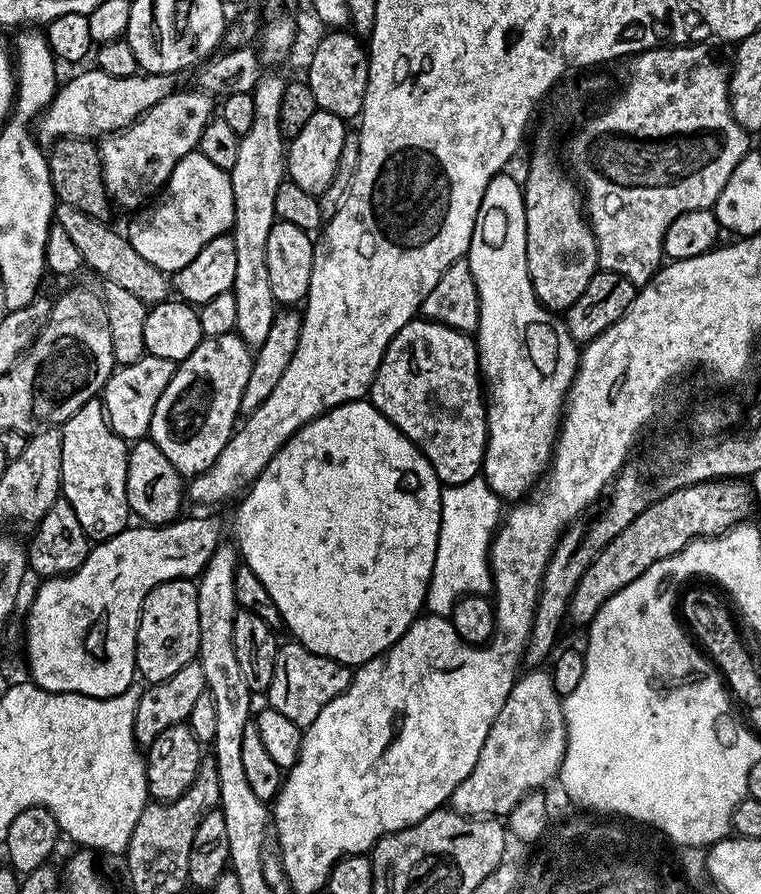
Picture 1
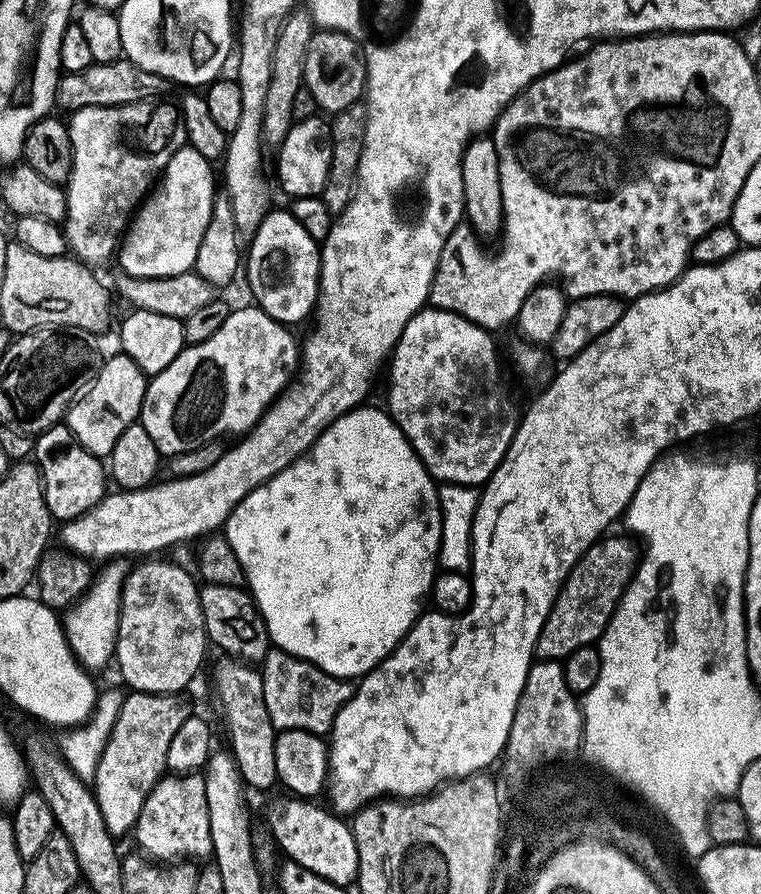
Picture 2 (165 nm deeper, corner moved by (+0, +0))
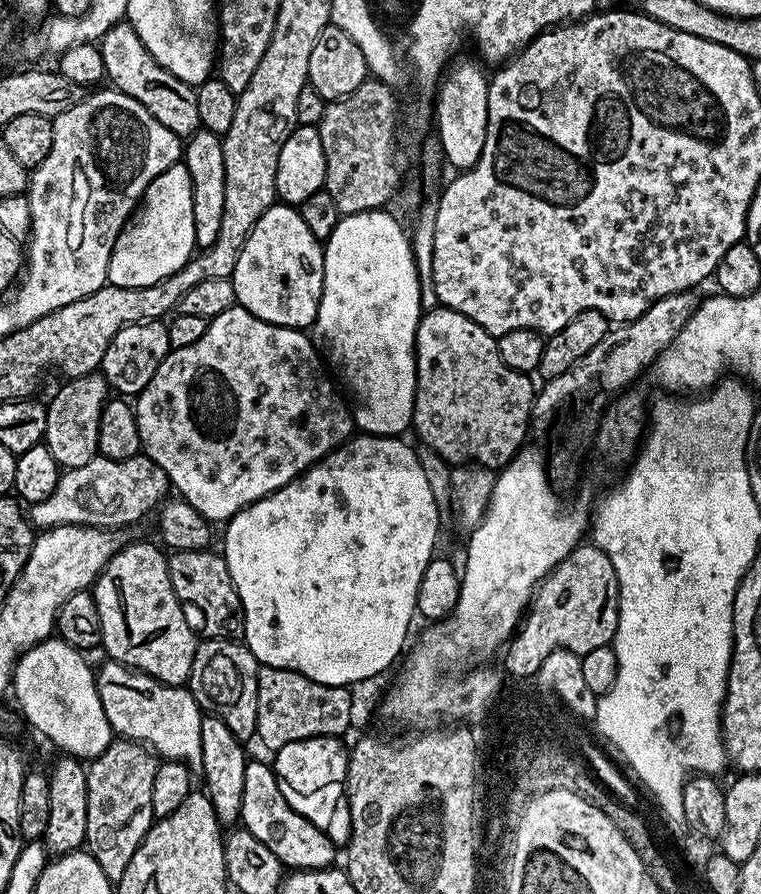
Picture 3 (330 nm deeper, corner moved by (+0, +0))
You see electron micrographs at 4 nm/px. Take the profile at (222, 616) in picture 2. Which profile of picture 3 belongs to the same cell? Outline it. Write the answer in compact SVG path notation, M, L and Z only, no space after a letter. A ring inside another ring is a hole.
M182 550L172 552L168 556L168 569L170 570L170 582L176 591L176 597L181 604L197 608L204 615L204 624L209 628L211 635L216 638L236 638L244 631L244 607L240 605L238 590L230 578L228 563L223 555L216 550Z

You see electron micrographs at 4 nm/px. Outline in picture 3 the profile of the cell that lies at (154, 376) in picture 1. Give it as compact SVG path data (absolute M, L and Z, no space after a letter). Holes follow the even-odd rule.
M103 375L77 376L69 379L56 392L53 400L47 401L48 417L43 443L48 445L61 469L86 466L98 454L98 430L102 410L110 399L108 381Z

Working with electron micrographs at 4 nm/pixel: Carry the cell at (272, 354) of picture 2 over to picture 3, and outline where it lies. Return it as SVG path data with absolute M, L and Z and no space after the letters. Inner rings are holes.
M234 306L230 310L222 310L222 314L213 316L208 321L206 334L194 342L194 346L182 346L169 351L168 356L158 366L154 378L150 378L147 386L141 390L140 395L135 397L134 407L136 409L136 421L138 422L138 434L140 435L140 446L143 455L149 456L162 470L166 470L168 483L173 489L178 491L179 499L194 506L209 522L227 522L234 514L238 514L246 506L250 506L255 500L260 500L268 496L274 490L286 486L296 476L300 476L313 464L329 456L335 448L353 435L354 425L352 422L352 408L342 397L336 393L336 388L332 385L332 380L328 377L328 372L324 369L325 361L318 351L317 345L304 337L305 333L298 328L283 328L277 324L266 322L250 310Z

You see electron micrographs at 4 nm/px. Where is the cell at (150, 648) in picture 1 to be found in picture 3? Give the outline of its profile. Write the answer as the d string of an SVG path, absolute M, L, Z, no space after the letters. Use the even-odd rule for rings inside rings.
M155 543L153 544L128 544L125 548L123 545L96 577L94 595L98 606L98 618L102 618L102 648L112 655L109 657L115 663L145 672L161 684L180 686L191 677L198 636L192 633L192 628L188 625L188 616L184 613L187 612L185 605L176 597L176 591L170 582L168 556Z

